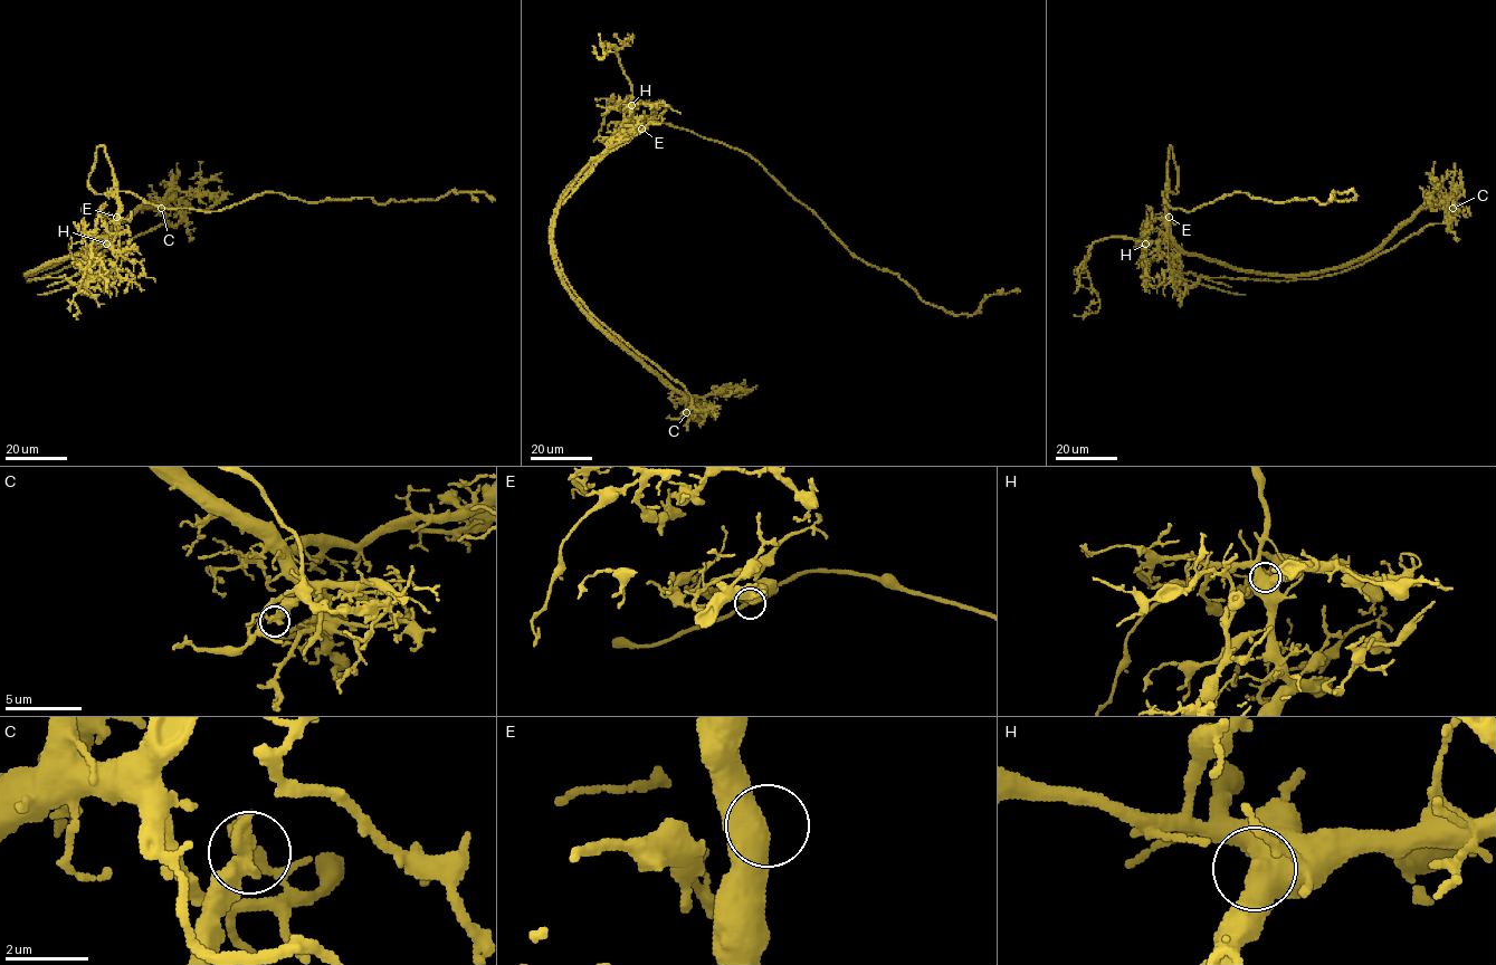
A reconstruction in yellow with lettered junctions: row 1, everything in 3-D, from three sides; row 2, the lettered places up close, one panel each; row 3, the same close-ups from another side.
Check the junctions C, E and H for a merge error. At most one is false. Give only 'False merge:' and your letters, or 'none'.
False merge: C

